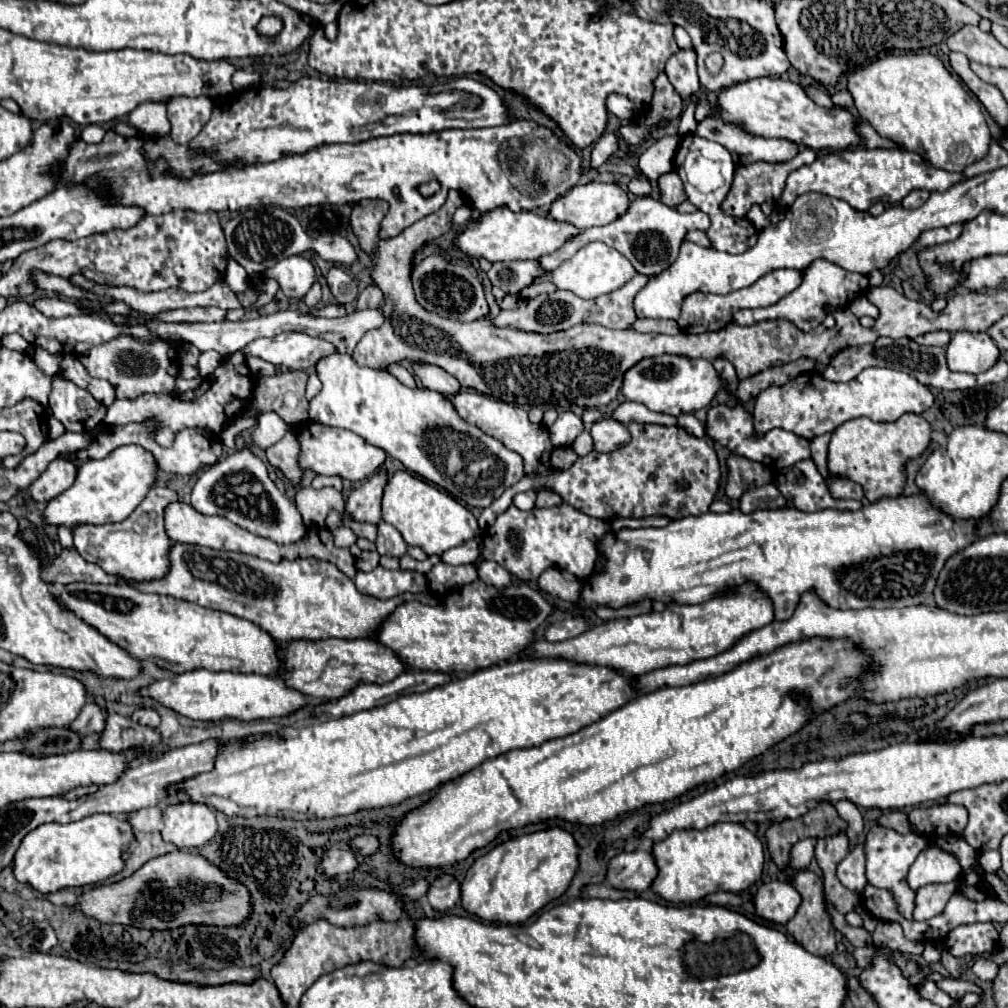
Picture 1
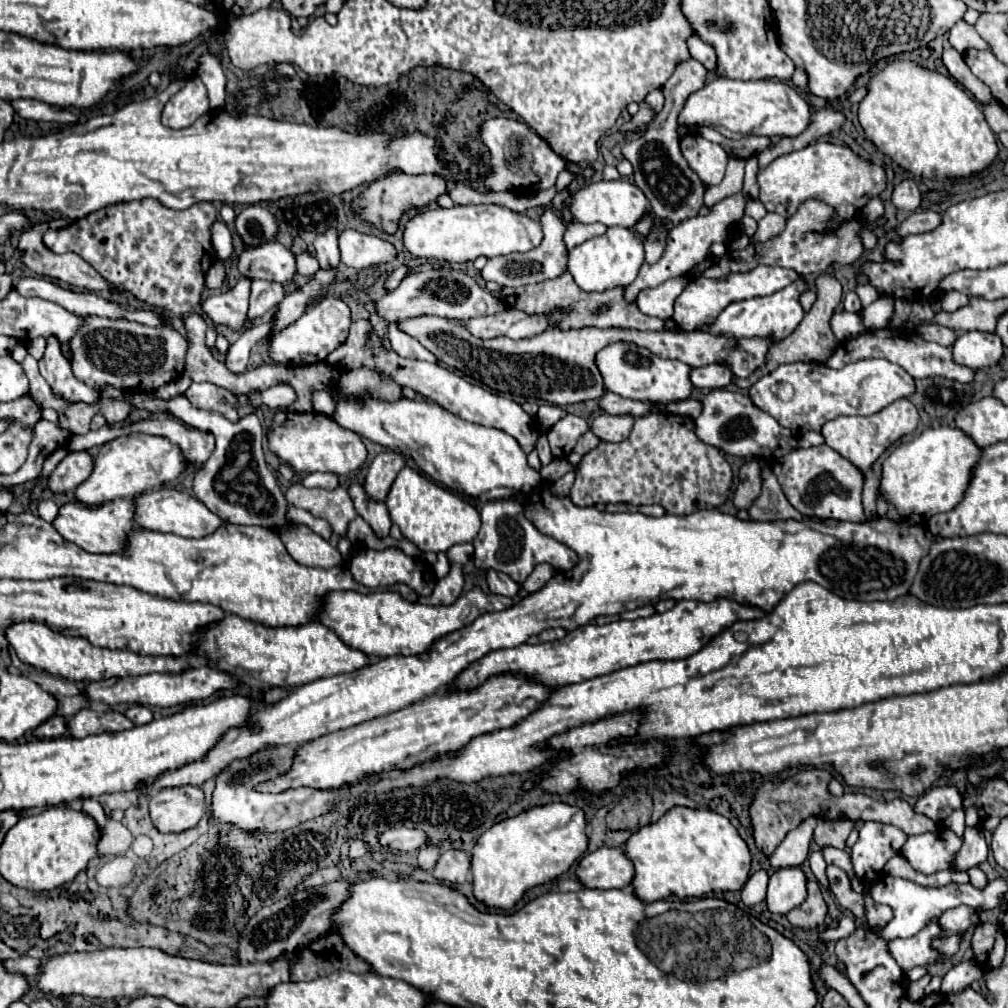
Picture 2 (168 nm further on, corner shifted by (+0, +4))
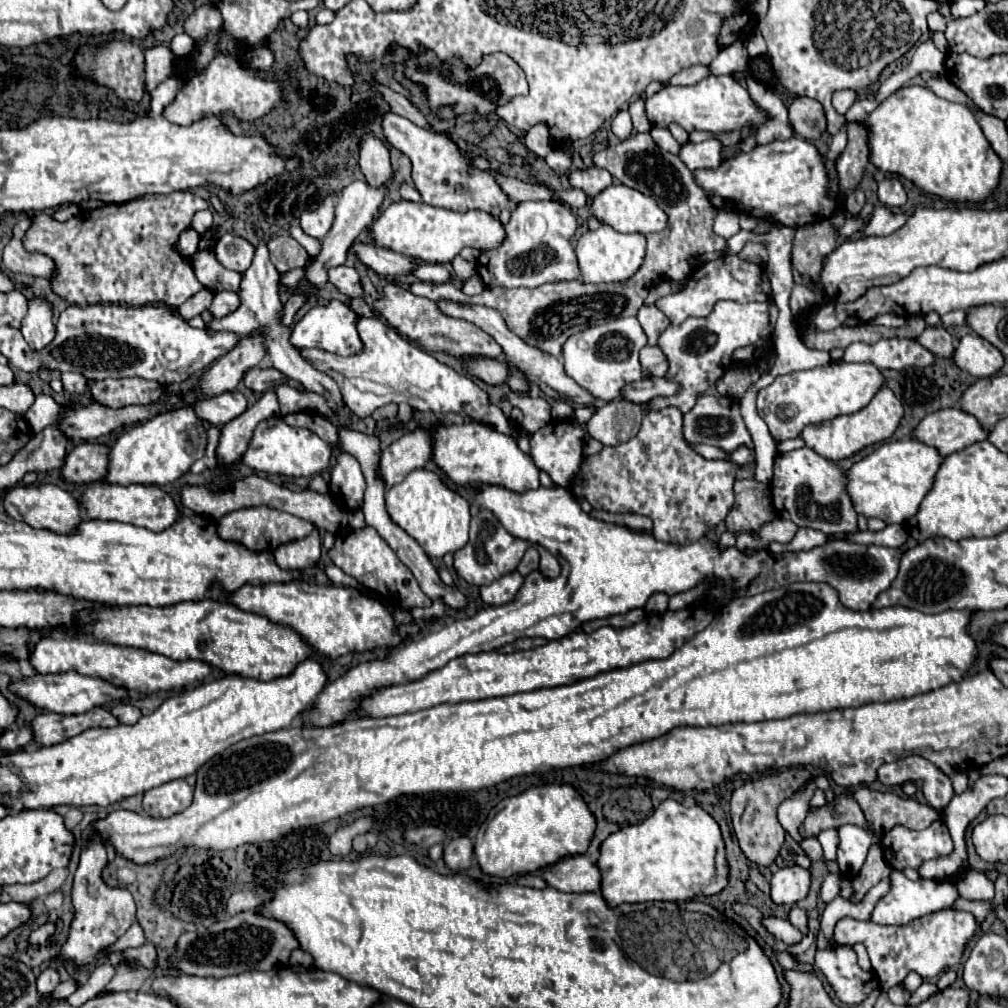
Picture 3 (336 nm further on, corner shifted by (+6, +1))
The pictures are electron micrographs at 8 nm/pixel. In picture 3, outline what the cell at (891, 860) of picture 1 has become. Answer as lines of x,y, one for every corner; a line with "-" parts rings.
843,825
839,827
839,839
841,839
837,849
839,869
843,875
847,875
847,879
855,879
855,875
861,871
867,859
869,847
881,843
883,835
857,825

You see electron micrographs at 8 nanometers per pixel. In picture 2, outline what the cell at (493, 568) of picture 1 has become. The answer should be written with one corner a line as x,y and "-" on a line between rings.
493,570
487,572
487,584
489,584
489,590
493,594
509,596
509,598
515,598
519,594
519,590
521,590
521,586
515,580
505,576
503,572
493,572

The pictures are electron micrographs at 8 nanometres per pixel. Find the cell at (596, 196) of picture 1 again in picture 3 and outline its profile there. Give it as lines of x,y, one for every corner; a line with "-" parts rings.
615,183
607,189
603,189
599,195
595,195
589,203
589,215
597,217
601,223
613,227
619,233
653,233
653,231
661,231
667,227
667,215
663,213
663,209
657,205
655,199
625,187
621,183

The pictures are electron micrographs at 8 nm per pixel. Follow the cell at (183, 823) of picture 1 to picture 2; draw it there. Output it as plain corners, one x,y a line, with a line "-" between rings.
199,786
161,788
149,802
151,820
161,832
183,832
193,828
205,814
205,796

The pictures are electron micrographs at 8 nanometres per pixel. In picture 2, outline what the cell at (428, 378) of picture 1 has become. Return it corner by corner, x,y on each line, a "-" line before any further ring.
387,322
387,336
391,342
391,348
403,356
403,358
415,358
415,360
425,360
425,362
437,362
437,358
415,338
399,330
397,322

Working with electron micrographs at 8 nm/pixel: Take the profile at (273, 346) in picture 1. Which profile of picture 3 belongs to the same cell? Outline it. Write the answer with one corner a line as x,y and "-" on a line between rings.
333,299
327,305
315,305
313,309
309,309
305,317
299,323
295,323
295,327
291,329
289,341
299,351
307,347
317,347
317,349
337,353
337,355
353,355
361,349
361,339
357,335
355,323
357,323
357,315
345,303

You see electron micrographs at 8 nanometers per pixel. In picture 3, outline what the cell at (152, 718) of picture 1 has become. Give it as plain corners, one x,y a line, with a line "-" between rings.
119,703
111,709
111,713
119,719
119,723
127,723
127,725
133,725
141,719
141,711
131,703

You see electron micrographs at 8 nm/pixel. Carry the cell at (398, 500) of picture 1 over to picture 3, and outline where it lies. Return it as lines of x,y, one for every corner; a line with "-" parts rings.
415,469
399,485
385,493
387,513
407,535
411,535
431,559
441,559
445,553
455,553
469,539
469,503
455,491
447,489
433,471

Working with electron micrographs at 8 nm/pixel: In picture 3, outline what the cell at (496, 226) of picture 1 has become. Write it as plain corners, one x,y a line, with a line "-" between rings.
397,201
391,203
373,223
371,235
375,237
375,245
387,247
391,251
397,251
407,257
421,259
425,263
451,263
455,255
461,253
465,247
473,247
479,251
489,251
491,247
499,247
503,243
505,227
503,223
485,213
485,211
449,211
431,207
425,203
411,203
411,201

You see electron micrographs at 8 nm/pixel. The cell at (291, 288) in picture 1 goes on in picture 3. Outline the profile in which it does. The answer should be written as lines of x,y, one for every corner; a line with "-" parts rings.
225,233
217,241
213,251
215,251
217,261
225,269
231,269
237,273
247,271
247,267
253,263
253,257
255,257
255,245
251,245
249,241
237,237
237,235
231,235
231,233

